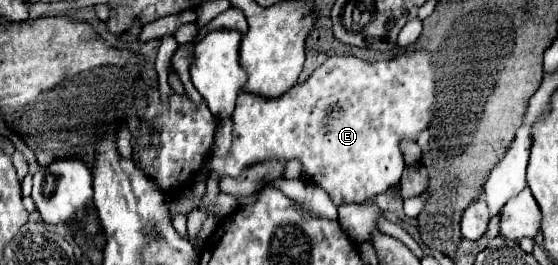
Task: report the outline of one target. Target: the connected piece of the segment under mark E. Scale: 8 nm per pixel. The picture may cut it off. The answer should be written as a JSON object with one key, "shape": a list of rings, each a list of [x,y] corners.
{"shape":[[[428,51],[404,53],[392,61],[378,63],[366,63],[356,57],[328,57],[304,83],[296,83],[280,97],[262,97],[242,91],[230,117],[234,123],[232,149],[226,157],[212,157],[208,161],[208,173],[220,181],[224,177],[238,177],[244,167],[274,155],[284,161],[298,157],[302,159],[302,177],[320,185],[336,207],[362,203],[400,181],[404,171],[404,157],[398,147],[400,139],[416,139],[418,133],[428,127],[434,89],[434,63]]]}

